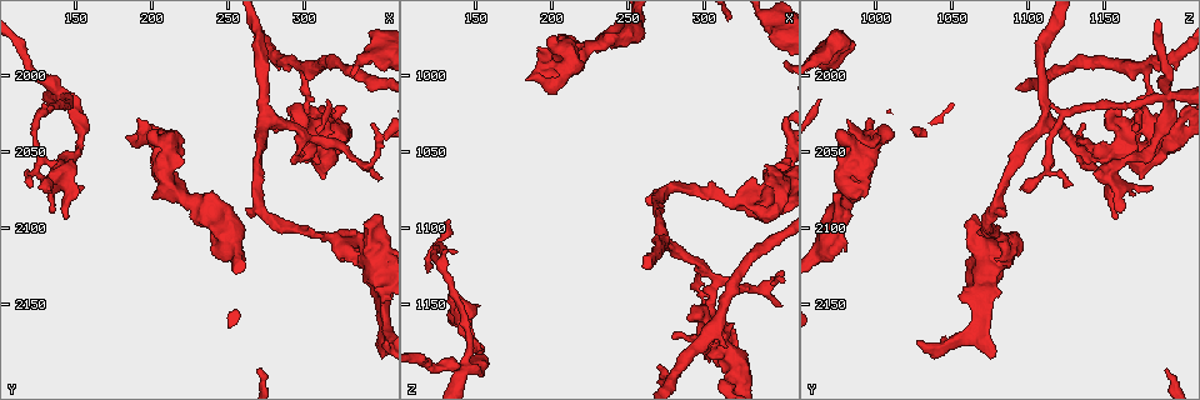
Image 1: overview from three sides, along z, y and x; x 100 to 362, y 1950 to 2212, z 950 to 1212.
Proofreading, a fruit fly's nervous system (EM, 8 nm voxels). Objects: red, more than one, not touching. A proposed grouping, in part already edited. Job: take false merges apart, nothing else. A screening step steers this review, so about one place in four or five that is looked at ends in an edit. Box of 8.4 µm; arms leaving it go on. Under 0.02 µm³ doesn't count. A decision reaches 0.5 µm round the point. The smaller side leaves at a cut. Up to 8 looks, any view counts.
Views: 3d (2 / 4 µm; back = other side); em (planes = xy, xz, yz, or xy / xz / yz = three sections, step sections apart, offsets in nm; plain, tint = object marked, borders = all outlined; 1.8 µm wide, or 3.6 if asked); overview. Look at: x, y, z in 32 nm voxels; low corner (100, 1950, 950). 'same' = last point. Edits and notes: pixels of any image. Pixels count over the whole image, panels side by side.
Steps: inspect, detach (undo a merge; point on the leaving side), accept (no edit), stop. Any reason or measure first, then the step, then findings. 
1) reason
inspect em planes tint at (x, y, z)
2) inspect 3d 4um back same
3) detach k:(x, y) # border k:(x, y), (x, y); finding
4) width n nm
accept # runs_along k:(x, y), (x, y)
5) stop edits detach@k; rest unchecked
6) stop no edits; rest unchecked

abrupt turn
inspect em 3.6um planes tint at (348, 2118, 1078)

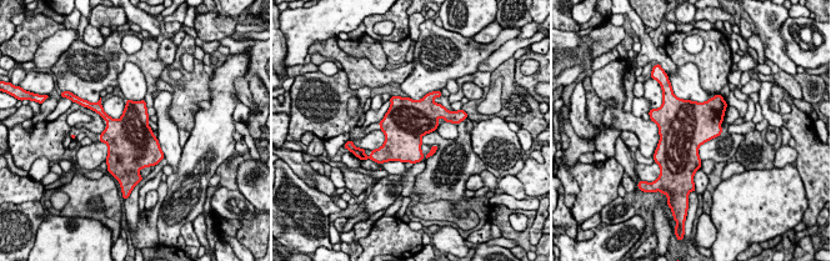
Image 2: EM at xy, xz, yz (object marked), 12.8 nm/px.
accept # all the same neuron

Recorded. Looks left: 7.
sharp bend
inspect 3d 4um at (304, 2038, 1164)

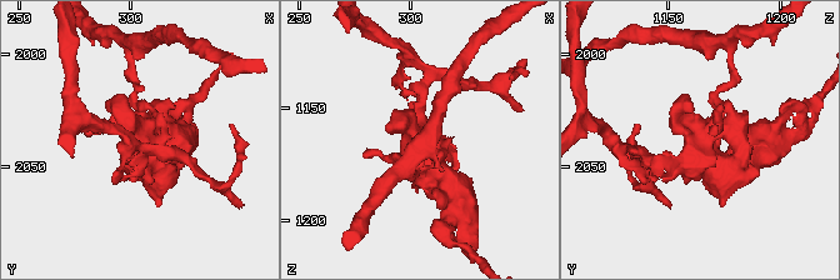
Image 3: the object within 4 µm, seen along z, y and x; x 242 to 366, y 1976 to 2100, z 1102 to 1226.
need the tissue
inspect em planes plain at (303, 2038, 1164)

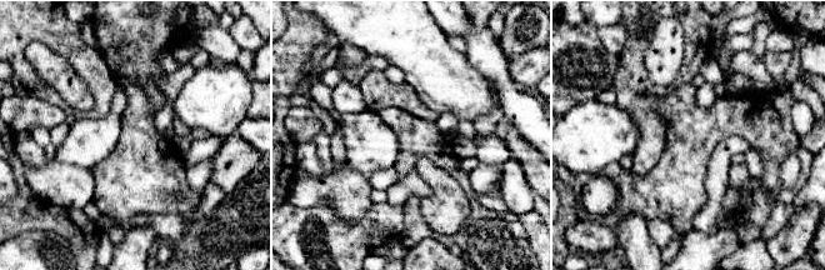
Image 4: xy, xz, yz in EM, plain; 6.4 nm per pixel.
what lies round it
inspect em planes borders same

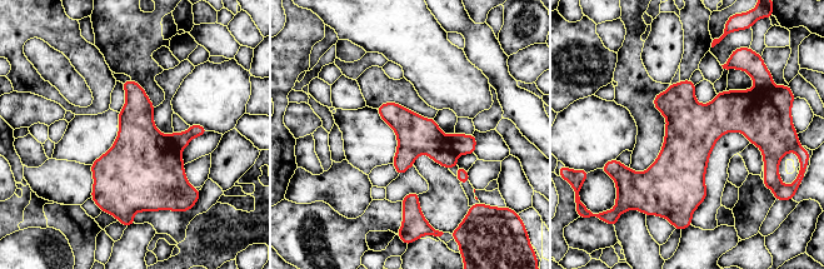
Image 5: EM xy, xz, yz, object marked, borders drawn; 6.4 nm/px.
detach 5:(462, 144) # border 5:(449, 137), (455, 154); a second neuron is stuck on

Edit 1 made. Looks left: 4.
inspect overview

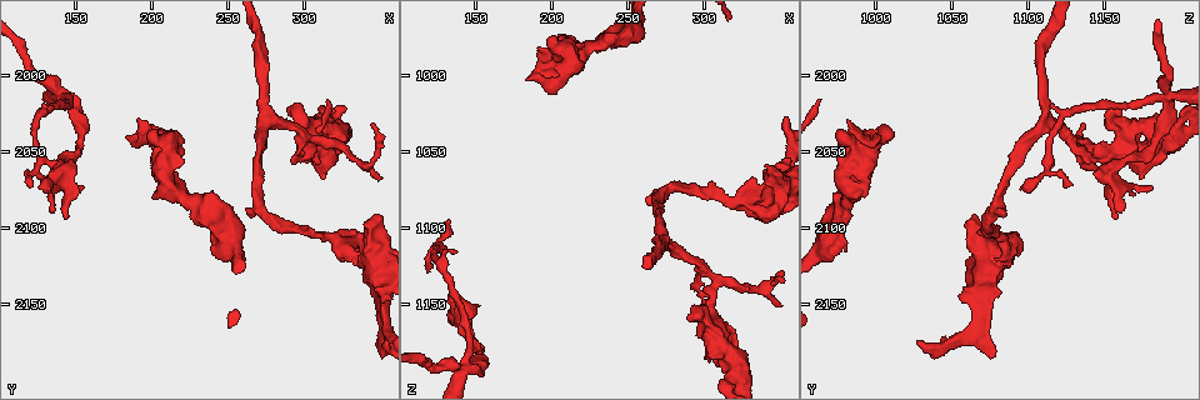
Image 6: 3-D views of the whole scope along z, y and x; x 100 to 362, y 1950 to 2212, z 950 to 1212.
four-way junction
inspect em xy step 4 tint at (146, 2016, 1192)

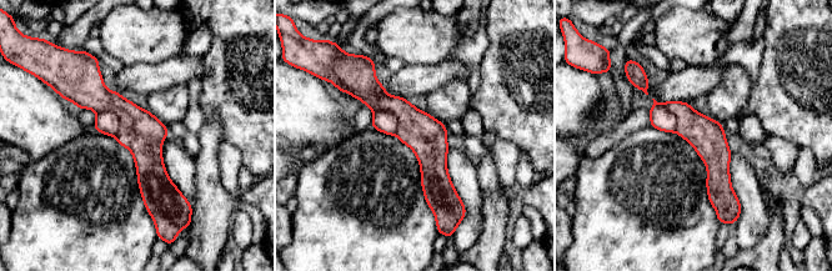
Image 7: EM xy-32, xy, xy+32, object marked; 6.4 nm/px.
inspect em planes tint same

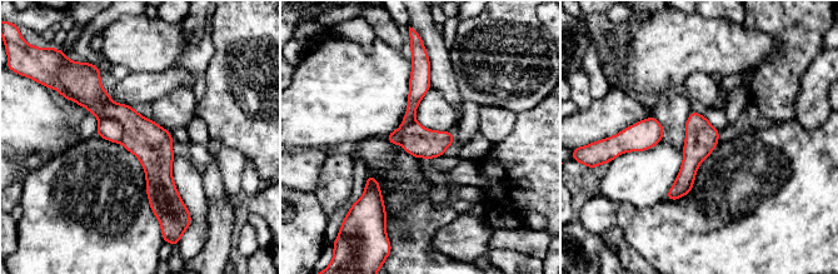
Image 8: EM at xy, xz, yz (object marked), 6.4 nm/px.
detach 8:(110, 129) # border 8:(98, 116), (120, 123), (121, 142); a second neuron is stuck on

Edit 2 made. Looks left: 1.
abrupt turn
inspect em yz step 4 tint at (208, 2056, 986)

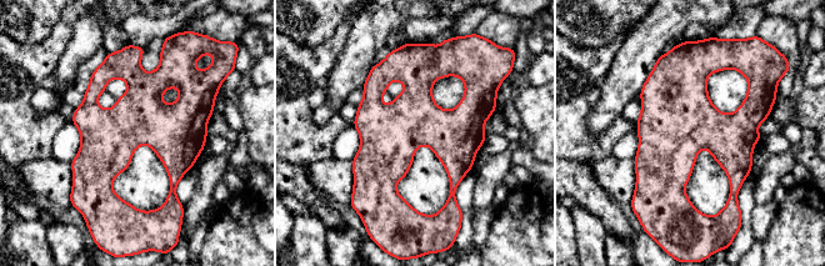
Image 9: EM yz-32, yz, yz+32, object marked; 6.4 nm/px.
width 360 nm
accept # runs_along 9:(129, 61), (105, 191), (134, 211); one neuron here

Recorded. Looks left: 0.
stop edits detach@5, detach@8; rest unchecked

